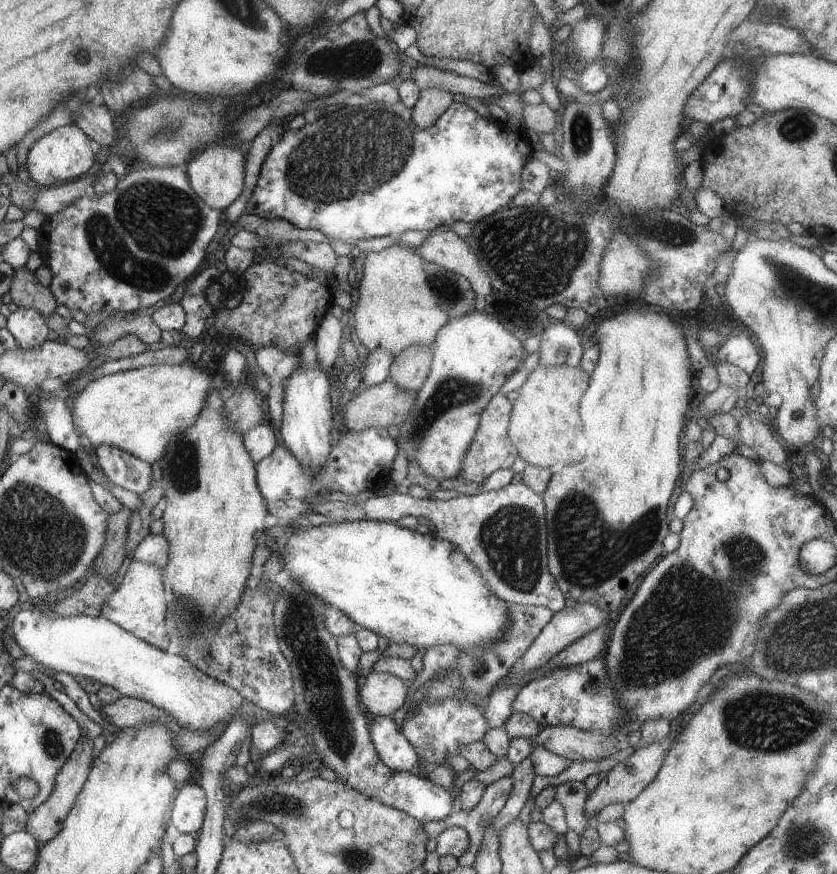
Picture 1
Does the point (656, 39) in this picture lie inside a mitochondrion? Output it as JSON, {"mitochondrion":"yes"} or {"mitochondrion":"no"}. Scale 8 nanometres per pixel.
{"mitochondrion":"no"}

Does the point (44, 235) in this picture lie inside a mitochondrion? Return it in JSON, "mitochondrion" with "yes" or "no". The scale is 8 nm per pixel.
{"mitochondrion":"no"}

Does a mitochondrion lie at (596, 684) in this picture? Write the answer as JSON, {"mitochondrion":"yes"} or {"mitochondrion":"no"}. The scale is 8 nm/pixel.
{"mitochondrion":"yes"}

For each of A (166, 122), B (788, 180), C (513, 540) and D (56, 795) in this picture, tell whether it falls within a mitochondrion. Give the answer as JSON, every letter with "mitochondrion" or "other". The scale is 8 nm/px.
{"A":"mitochondrion","B":"other","C":"mitochondrion","D":"other"}

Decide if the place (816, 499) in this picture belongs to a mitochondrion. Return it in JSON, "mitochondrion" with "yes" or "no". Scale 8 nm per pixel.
{"mitochondrion":"no"}

